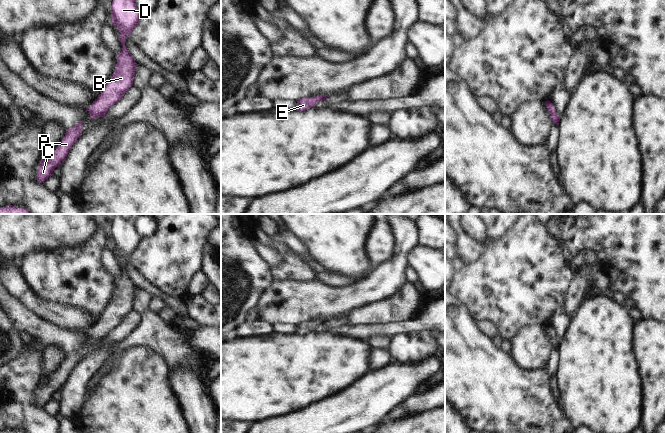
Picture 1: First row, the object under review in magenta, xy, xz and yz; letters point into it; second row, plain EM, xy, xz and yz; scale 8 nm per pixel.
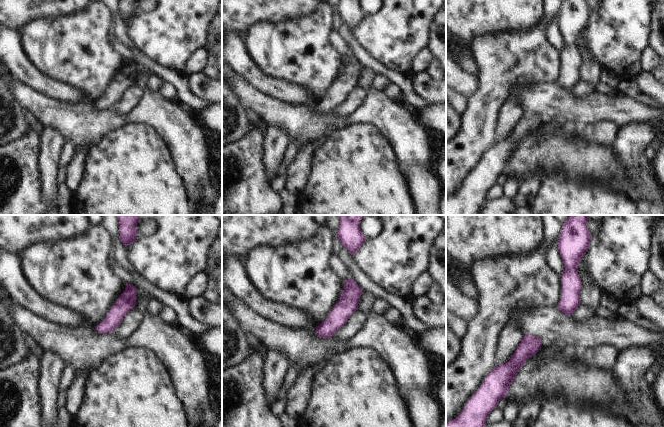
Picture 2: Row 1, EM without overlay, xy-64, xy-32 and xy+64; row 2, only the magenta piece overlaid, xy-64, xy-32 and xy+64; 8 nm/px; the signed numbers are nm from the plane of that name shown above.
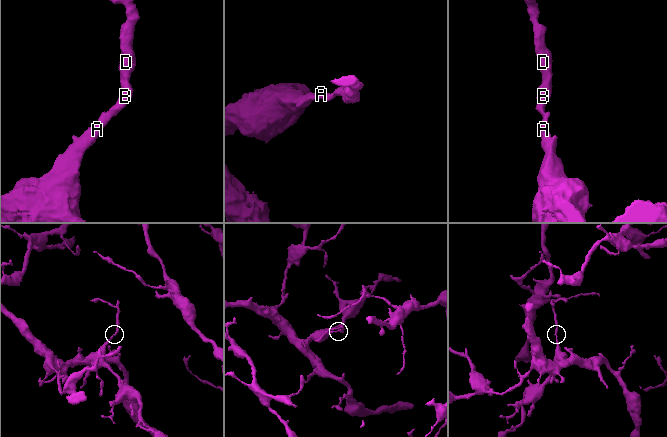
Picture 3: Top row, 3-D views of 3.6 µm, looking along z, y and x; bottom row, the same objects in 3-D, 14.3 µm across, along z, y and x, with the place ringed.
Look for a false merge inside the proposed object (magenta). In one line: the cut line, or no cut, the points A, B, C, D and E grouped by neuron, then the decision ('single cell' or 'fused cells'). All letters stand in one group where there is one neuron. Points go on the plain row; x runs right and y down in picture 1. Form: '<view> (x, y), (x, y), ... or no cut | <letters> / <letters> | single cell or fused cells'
no cut | A B C D E | single cell

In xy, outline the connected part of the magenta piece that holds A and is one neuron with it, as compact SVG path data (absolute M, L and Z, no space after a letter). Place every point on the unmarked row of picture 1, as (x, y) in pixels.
M80 346L66 354L65 360L58 368L56 375L52 376L47 384L41 383L36 400L40 407L44 407L45 404L51 401L54 393L60 391L60 389L65 385L71 371L82 357L82 350L83 347Z

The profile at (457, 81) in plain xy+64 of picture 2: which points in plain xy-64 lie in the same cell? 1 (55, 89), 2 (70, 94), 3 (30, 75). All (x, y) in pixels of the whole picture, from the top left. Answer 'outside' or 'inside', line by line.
1: outside
2: outside
3: outside

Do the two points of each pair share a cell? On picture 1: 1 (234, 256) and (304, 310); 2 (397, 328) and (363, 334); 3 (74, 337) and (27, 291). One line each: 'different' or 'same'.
1: different
2: same
3: different

